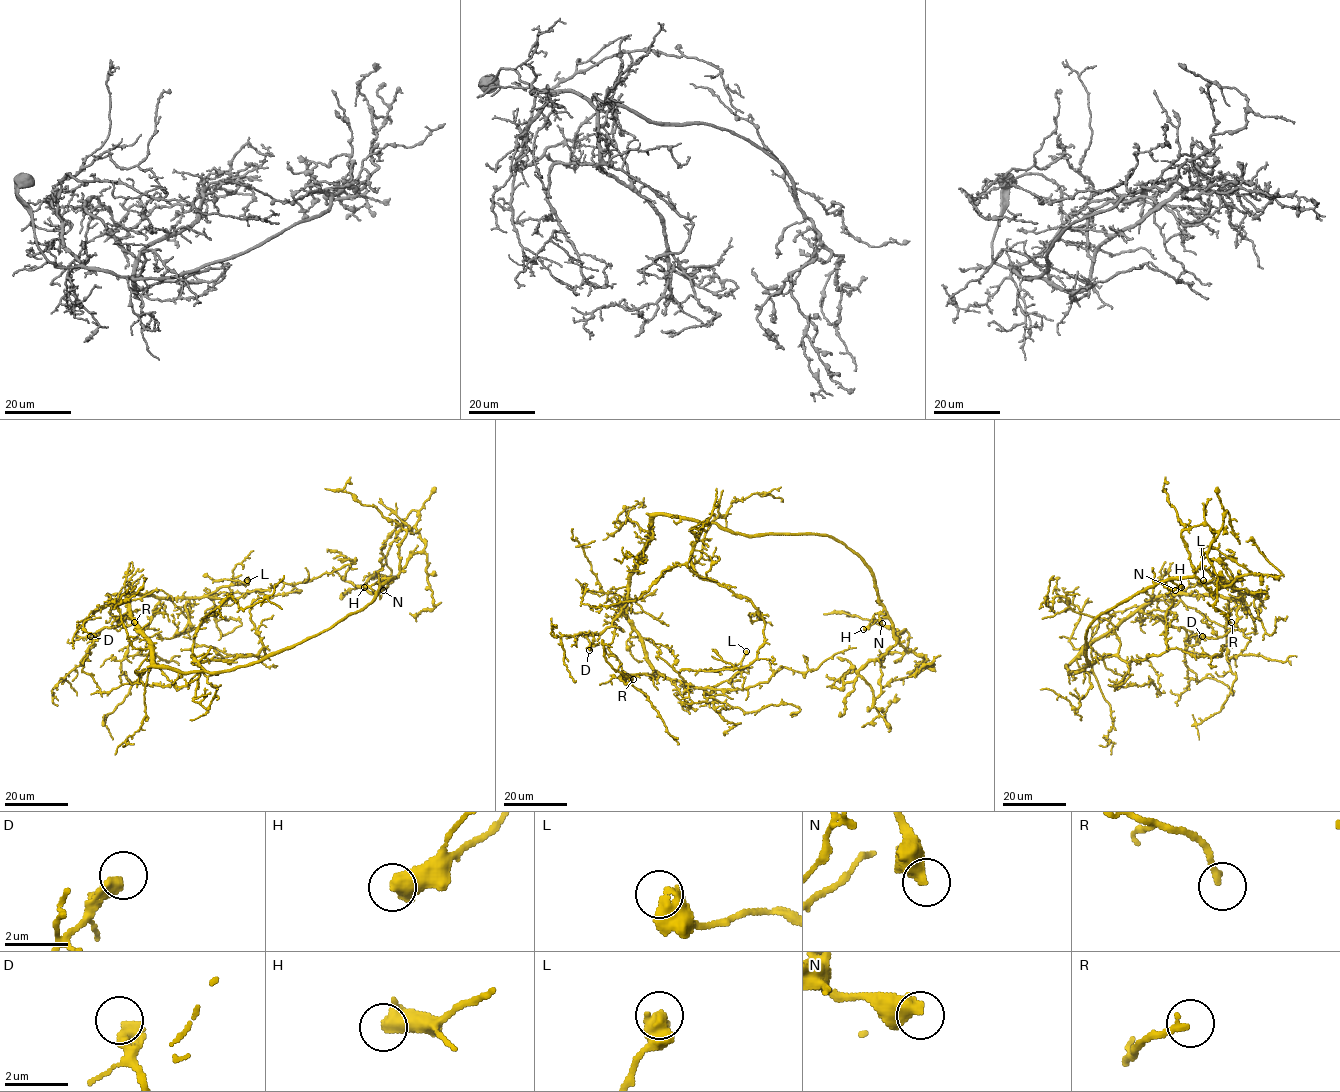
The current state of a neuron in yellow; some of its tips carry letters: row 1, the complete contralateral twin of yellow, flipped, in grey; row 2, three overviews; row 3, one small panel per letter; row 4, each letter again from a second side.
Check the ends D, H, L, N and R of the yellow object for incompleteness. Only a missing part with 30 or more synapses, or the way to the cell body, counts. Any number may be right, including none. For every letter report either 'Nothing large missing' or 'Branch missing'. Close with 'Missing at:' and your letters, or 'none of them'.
D: Branch missing
H: Nothing large missing
L: Nothing large missing
N: Nothing large missing
R: Branch missing
Missing at: D, R

